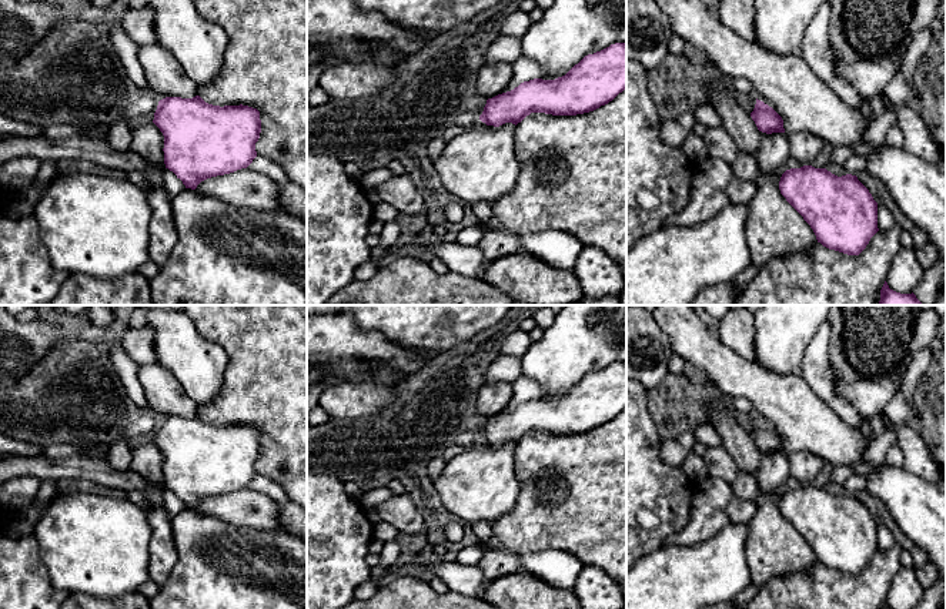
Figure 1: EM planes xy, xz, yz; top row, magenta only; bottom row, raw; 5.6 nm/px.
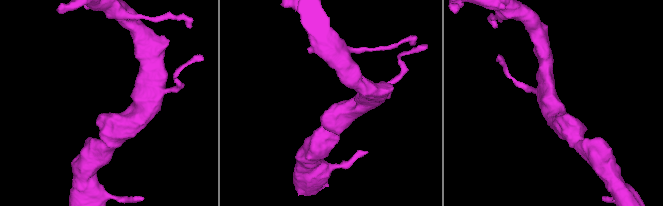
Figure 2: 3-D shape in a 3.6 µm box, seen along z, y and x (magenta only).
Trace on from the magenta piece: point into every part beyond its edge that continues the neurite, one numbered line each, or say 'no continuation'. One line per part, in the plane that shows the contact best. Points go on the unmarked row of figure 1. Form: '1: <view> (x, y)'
no continuation

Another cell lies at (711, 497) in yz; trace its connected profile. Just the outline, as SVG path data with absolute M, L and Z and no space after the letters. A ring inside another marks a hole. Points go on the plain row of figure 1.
M709 476L695 483L689 523L669 535L662 546L696 545L715 536L729 522L728 506L733 496L732 485L722 479Z

